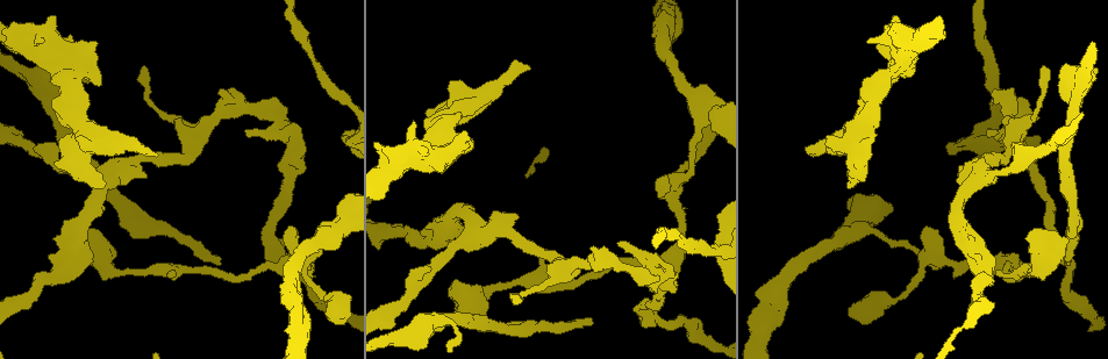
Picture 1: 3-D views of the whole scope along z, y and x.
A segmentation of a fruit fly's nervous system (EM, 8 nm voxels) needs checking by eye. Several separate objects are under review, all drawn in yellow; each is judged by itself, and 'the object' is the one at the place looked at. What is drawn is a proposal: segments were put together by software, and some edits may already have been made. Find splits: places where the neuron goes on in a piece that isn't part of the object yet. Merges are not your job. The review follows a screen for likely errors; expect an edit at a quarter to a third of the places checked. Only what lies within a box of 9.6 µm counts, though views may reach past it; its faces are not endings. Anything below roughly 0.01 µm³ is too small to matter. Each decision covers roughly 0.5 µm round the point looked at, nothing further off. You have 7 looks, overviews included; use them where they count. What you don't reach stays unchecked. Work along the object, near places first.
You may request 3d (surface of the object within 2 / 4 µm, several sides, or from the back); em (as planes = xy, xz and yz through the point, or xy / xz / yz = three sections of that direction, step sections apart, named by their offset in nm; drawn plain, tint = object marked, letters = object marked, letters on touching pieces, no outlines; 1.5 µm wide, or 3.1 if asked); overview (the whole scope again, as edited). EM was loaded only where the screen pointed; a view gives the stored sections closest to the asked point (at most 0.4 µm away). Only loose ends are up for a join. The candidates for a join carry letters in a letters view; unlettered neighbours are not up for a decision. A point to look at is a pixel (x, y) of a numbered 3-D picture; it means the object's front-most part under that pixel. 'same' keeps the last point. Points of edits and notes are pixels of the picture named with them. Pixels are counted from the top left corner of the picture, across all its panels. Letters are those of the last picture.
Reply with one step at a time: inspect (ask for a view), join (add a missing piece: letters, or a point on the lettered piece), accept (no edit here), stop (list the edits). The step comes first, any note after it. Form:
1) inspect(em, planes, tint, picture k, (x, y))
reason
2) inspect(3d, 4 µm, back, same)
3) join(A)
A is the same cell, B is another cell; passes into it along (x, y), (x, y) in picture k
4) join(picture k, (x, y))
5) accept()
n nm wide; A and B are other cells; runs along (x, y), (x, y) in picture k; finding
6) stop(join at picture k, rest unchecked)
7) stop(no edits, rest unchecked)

inspect(em, xy, step 4, letters, picture 1, (850, 182))
thick end

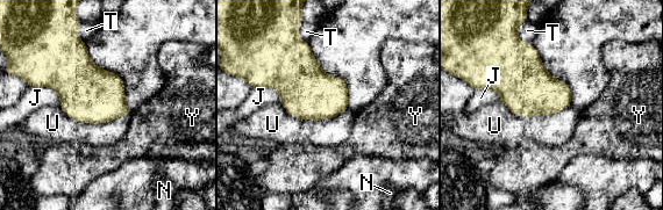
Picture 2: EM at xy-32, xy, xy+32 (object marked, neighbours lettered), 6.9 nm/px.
inspect(em, planes, letters, same)

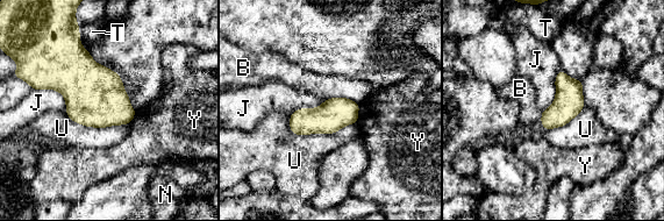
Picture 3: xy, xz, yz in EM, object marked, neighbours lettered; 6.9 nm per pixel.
accept()
B, J, N, T, U and Y are other cells; border along (33, 88), (58, 91), (66, 113) in picture 3; none of them fits

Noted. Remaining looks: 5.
inspect(em, yz, step 4, letters, picture 1, (812, 155))
an open end

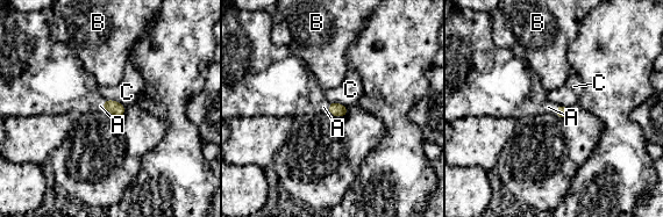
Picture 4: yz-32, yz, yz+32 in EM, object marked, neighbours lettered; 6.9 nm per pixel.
inspect(em, xz, step 8, letters, same)

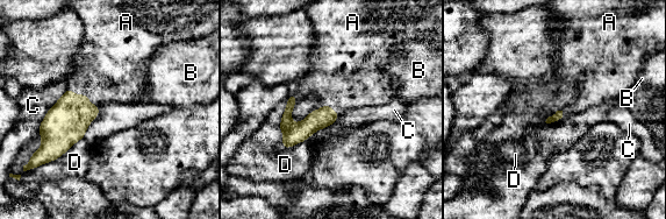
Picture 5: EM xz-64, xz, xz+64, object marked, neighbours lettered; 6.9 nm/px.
join(A)
A is the same cell, B, C and D are other cells; it goes on there

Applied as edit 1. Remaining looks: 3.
inspect(3d, 2 µm, picture 1, (40, 43))
thick end

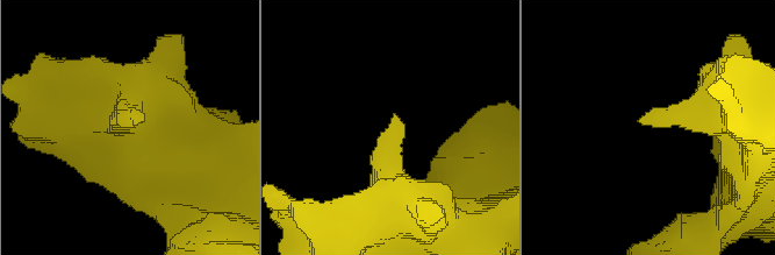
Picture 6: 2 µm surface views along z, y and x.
inspect(em, yz, step 8, tint, picture 6, (399, 119))
now the EM

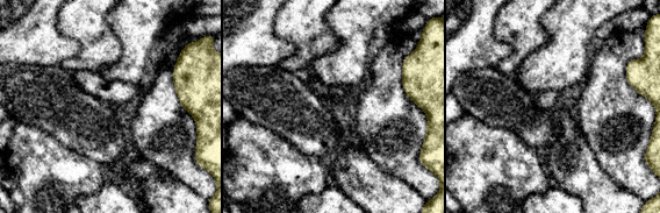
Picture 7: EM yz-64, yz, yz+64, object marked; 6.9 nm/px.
inspect(em, planes, letters, same)
another direction

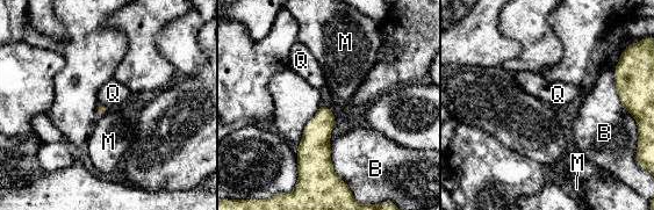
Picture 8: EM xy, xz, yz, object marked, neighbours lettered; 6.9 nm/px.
accept()
B, M and Q are other cells; border along (322, 102), (336, 120) in picture 8; none of them fits

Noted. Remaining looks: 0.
stop(join at picture 5, rest unchecked)

